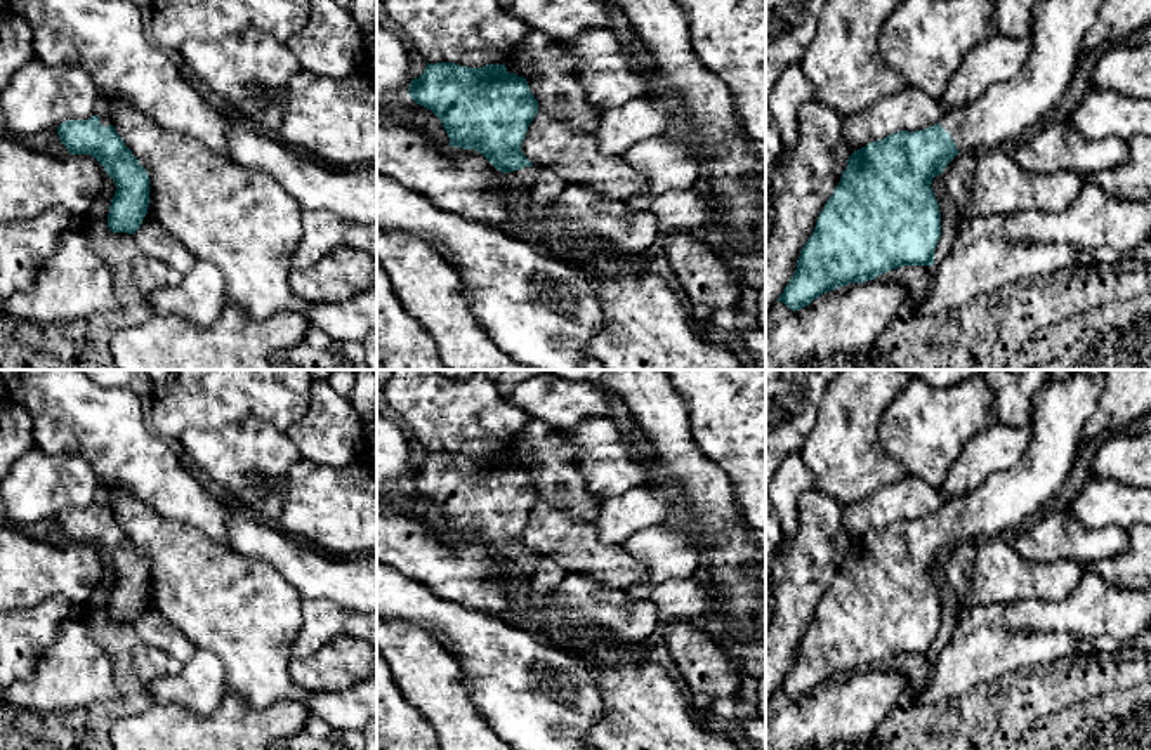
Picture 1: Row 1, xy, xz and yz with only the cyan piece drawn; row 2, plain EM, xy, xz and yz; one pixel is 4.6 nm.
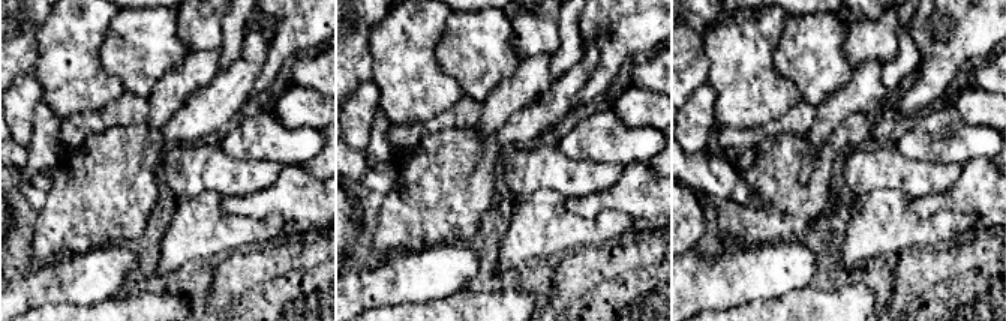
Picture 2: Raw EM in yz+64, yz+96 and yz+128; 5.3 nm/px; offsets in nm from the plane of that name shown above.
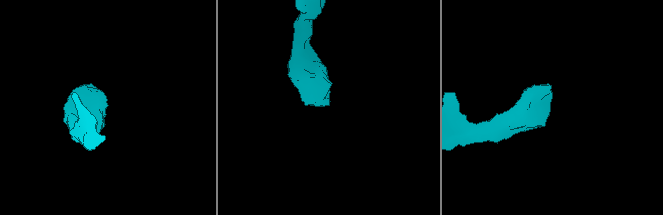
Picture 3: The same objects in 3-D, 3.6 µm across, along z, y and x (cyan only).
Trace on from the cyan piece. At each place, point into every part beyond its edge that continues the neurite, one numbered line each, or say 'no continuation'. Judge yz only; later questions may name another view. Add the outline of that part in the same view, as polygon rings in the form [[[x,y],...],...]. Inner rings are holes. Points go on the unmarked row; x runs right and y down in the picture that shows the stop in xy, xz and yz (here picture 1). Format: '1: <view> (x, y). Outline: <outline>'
1: yz (1059, 408). Outline: [[[1083,370],[1059,382],[1045,384],[1033,398],[1033,438],[1021,460],[1007,470],[988,476],[976,490],[943,502],[941,516],[958,542],[986,542],[1016,528],[1029,514],[1047,510],[1061,491],[1083,438],[1083,424],[1095,411],[1104,385],[1101,370]]]

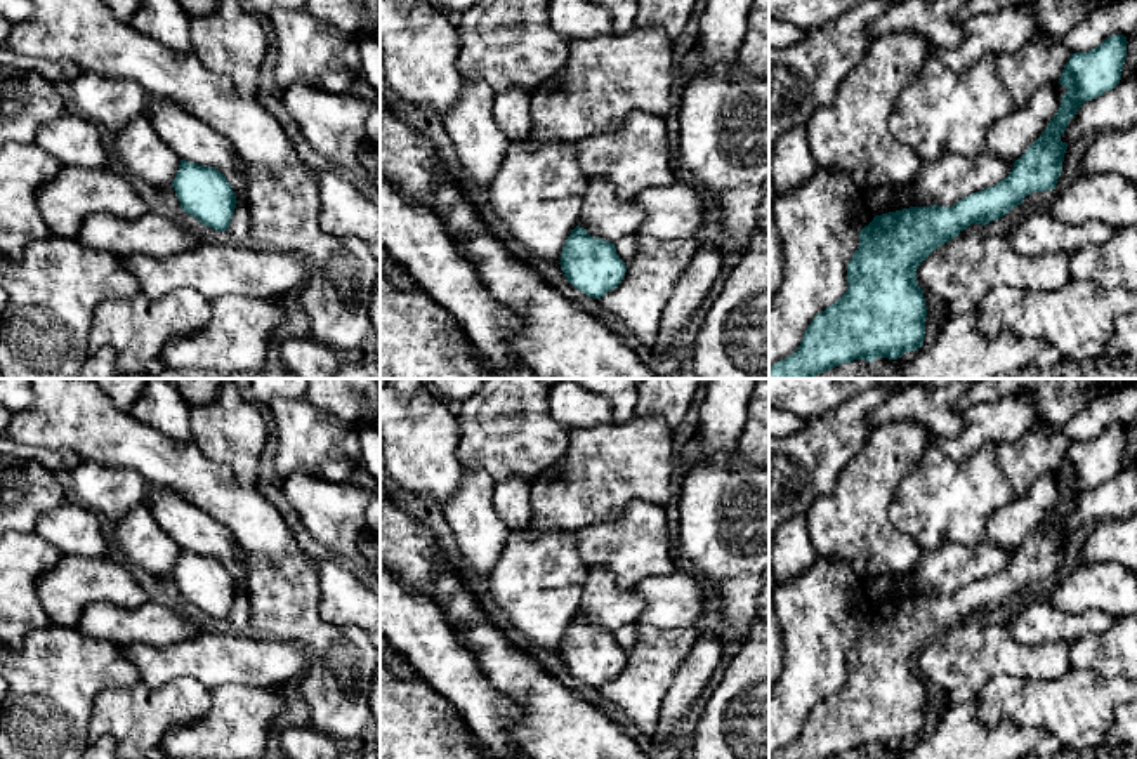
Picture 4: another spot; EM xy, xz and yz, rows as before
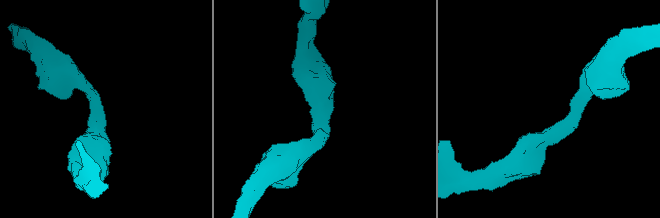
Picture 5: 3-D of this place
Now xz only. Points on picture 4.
no continuation

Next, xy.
no continuation

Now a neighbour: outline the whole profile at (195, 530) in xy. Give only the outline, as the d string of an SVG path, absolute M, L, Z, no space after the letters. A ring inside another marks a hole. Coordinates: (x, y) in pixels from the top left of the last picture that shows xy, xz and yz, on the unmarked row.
M154 486L151 512L179 549L217 558L233 575L236 591L248 596L248 561L236 558L238 542L222 523L168 486Z

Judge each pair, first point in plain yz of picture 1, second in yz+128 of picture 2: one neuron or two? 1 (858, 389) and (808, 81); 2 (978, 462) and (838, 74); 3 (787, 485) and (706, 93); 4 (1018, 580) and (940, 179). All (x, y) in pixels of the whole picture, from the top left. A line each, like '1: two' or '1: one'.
1: two
2: two
3: one
4: one

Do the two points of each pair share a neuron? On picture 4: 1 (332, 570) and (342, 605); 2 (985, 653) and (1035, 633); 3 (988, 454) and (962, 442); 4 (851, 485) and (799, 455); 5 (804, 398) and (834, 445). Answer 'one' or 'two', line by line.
1: one
2: two
3: two
4: two
5: two

